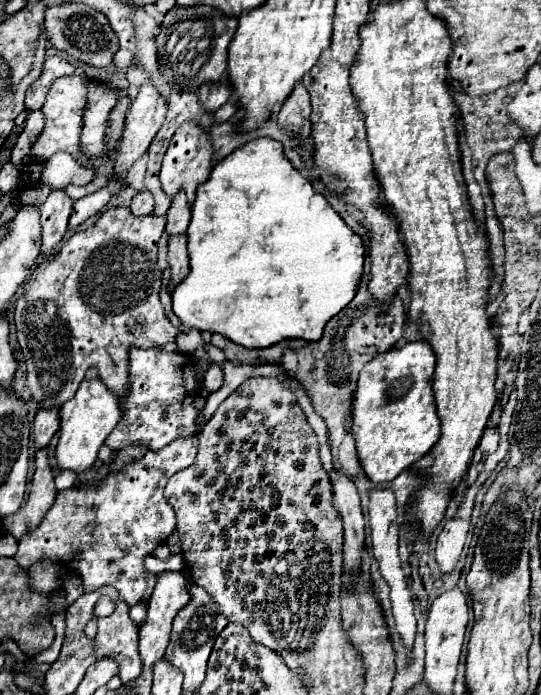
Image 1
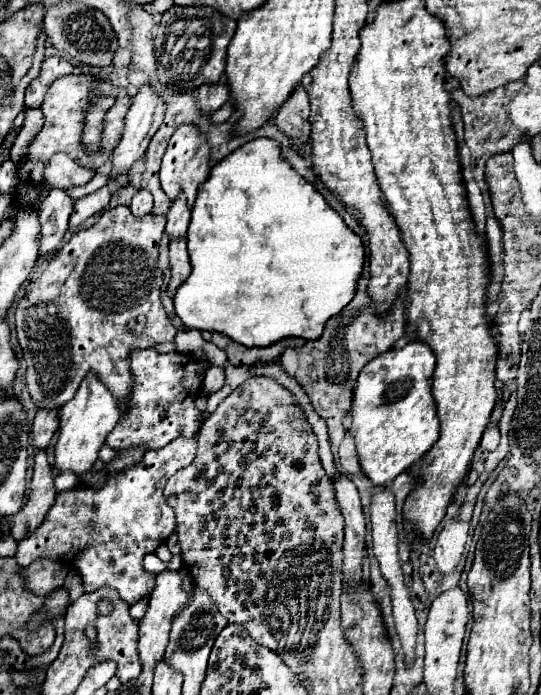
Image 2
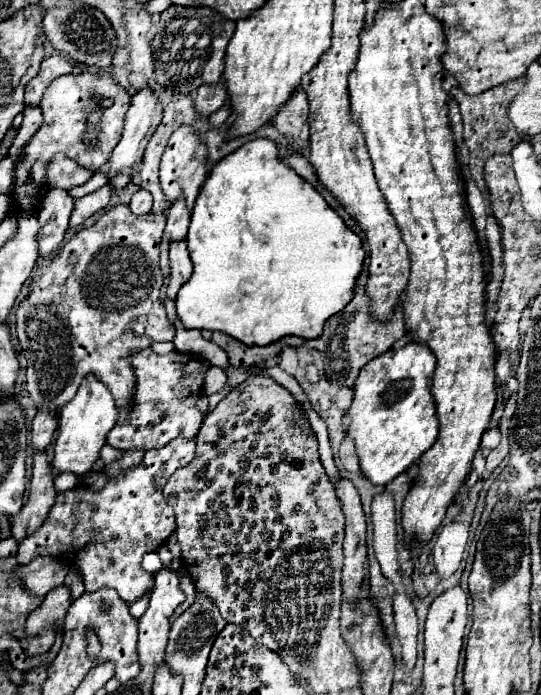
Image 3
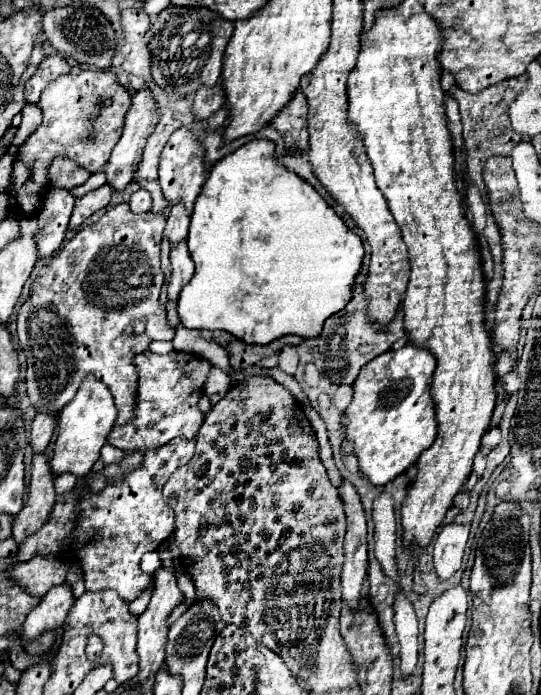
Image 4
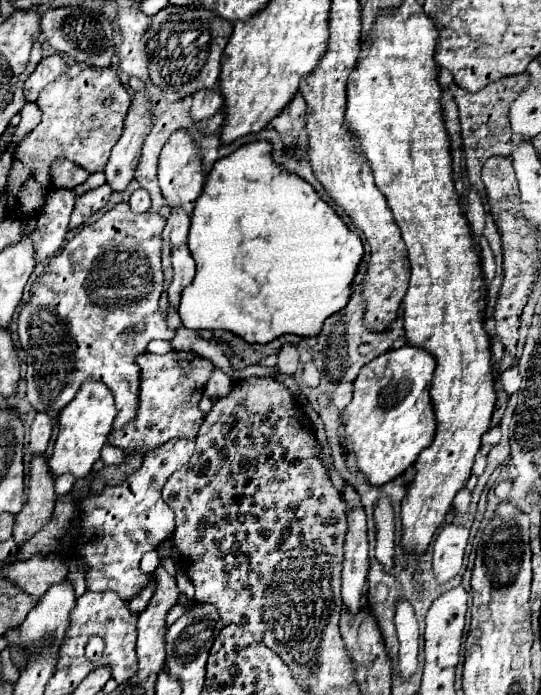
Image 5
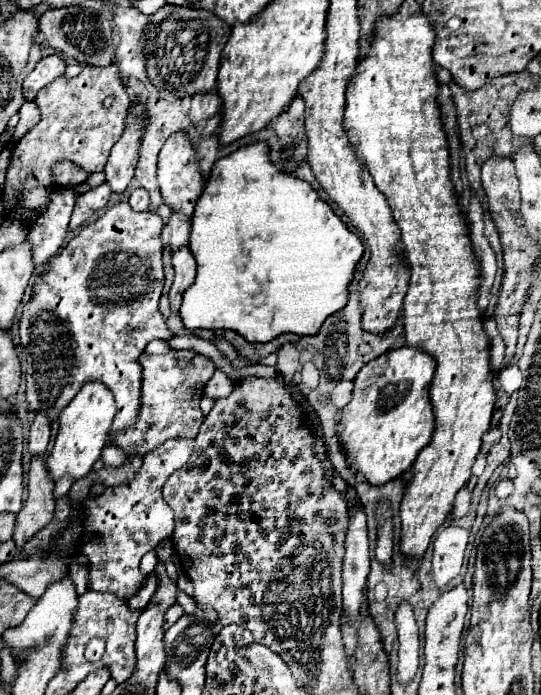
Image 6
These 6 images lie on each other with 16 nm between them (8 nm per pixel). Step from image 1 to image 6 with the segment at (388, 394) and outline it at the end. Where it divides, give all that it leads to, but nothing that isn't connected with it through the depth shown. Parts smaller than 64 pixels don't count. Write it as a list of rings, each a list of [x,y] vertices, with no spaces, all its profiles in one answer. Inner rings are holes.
[[[402,346],[368,362],[354,378],[352,400],[342,408],[340,442],[344,456],[372,486],[396,480],[416,460],[434,432],[428,398],[434,360],[430,354]]]

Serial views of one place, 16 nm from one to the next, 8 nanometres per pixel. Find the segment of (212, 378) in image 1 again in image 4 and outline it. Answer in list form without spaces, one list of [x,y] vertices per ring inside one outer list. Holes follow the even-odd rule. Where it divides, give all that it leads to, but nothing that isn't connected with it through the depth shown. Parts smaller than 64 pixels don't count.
[[[212,368],[206,384],[204,384],[204,394],[206,396],[214,396],[214,394],[228,394],[232,388],[228,374],[224,374],[220,368]]]

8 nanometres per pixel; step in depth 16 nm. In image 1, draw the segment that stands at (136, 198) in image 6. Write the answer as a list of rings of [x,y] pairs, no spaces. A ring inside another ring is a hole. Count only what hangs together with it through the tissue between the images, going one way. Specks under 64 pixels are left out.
[[[148,190],[138,192],[138,194],[132,198],[130,210],[132,210],[132,214],[134,214],[134,216],[152,214],[152,208],[154,208],[154,200],[152,200],[152,194],[150,194]]]

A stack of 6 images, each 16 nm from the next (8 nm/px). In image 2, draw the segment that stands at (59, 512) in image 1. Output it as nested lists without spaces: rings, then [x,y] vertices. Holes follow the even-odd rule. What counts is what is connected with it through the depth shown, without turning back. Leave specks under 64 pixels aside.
[[[176,438],[172,444],[166,444],[160,450],[148,450],[140,464],[118,476],[110,476],[104,488],[96,492],[84,486],[60,492],[42,526],[18,544],[18,564],[28,566],[36,558],[48,556],[76,568],[82,576],[86,592],[110,586],[116,588],[120,598],[126,598],[128,604],[148,596],[154,588],[154,574],[148,574],[142,568],[142,558],[166,542],[176,528],[174,510],[166,504],[162,490],[168,478],[176,470],[188,466],[194,456],[196,438]],[[102,506],[108,506],[108,514],[104,518]]]

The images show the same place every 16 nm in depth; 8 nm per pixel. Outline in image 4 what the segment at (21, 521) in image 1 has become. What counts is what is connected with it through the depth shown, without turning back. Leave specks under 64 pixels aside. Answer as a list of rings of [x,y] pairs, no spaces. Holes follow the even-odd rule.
[[[36,454],[32,458],[30,468],[30,484],[28,484],[28,500],[24,508],[14,516],[12,538],[16,544],[22,544],[28,536],[38,532],[50,518],[54,508],[54,478],[44,454]]]

